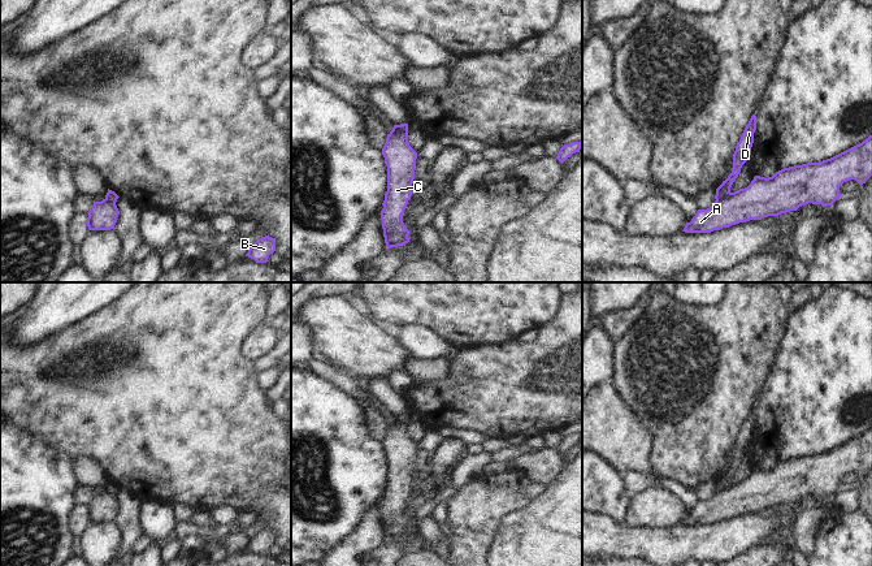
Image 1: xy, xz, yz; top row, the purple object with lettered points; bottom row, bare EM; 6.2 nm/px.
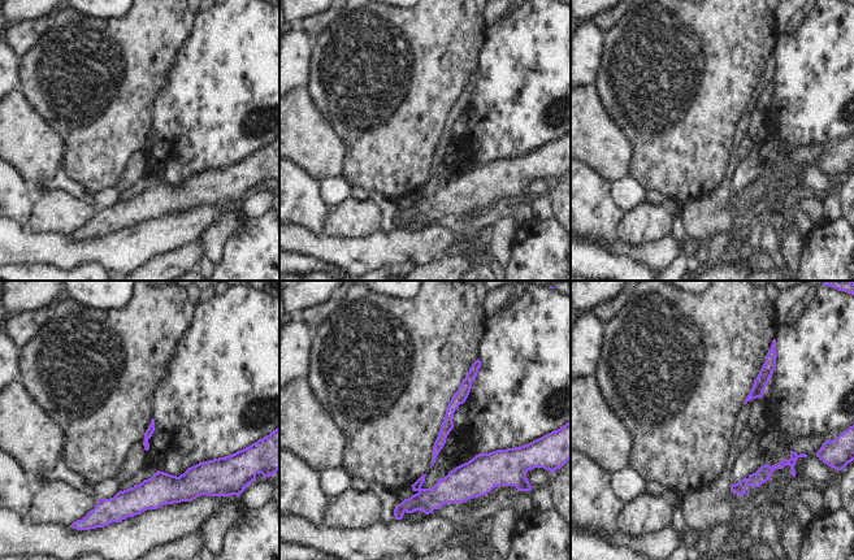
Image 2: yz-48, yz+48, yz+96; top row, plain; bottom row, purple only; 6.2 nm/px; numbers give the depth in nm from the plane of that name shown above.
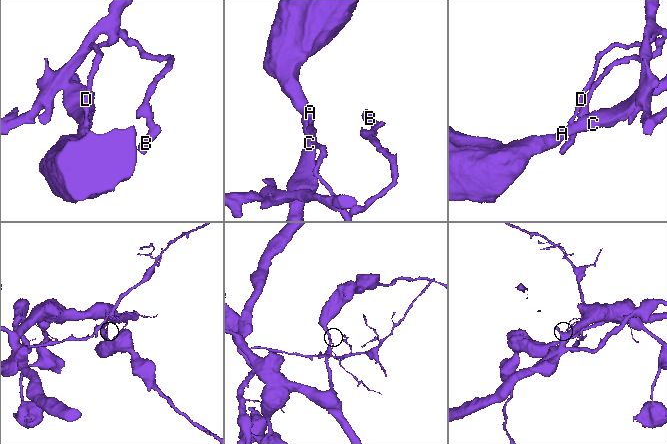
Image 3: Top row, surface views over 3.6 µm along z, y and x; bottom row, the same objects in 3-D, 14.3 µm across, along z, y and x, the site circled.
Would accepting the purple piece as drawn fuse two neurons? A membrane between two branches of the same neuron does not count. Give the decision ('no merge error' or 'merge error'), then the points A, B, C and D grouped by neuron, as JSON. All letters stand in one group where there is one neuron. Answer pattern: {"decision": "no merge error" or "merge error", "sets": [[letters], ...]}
{"decision": "merge error", "sets": [["A", "C"], ["B", "D"]]}

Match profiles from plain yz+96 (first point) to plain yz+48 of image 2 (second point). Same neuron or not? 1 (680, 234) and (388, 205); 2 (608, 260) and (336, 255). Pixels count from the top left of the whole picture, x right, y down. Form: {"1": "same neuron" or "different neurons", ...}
{"1": "same neuron", "2": "different neurons"}

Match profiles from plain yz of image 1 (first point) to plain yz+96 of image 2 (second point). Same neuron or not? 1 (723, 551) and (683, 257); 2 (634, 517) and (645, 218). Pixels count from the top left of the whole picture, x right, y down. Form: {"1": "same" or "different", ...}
{"1": "different", "2": "same"}

